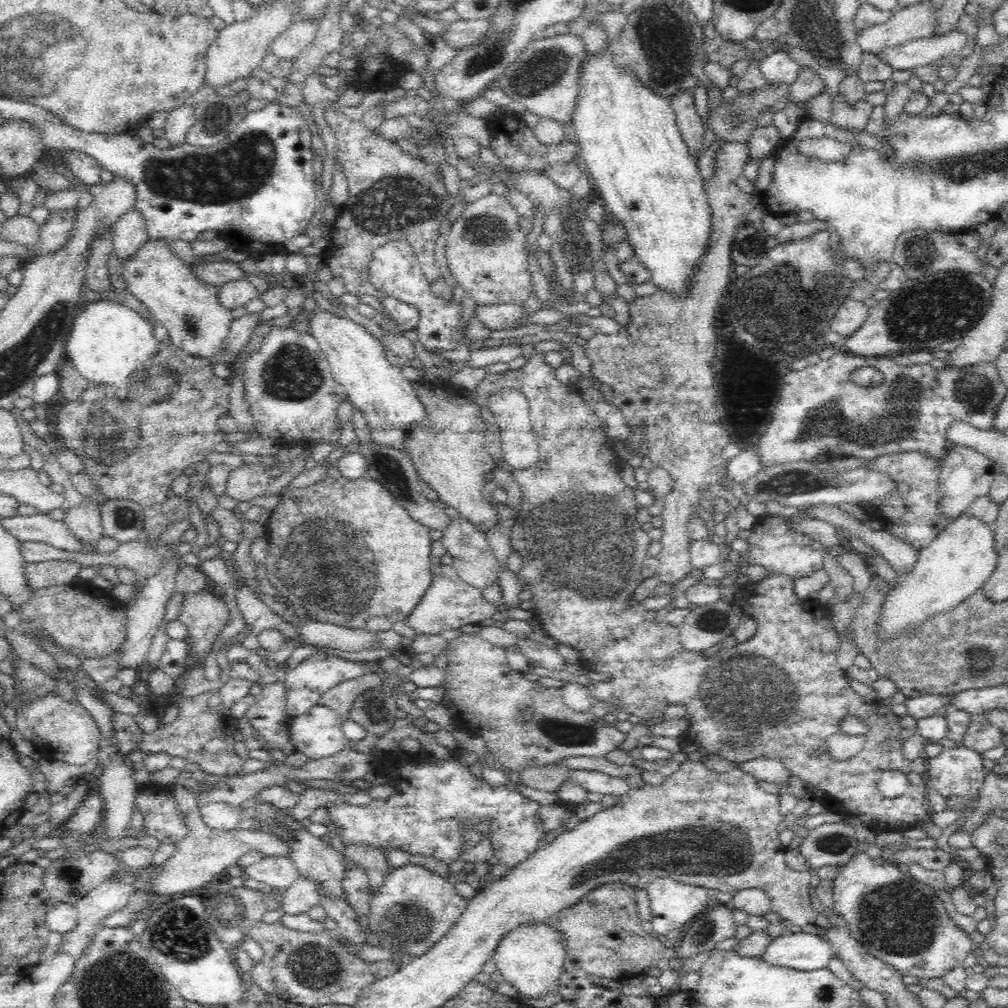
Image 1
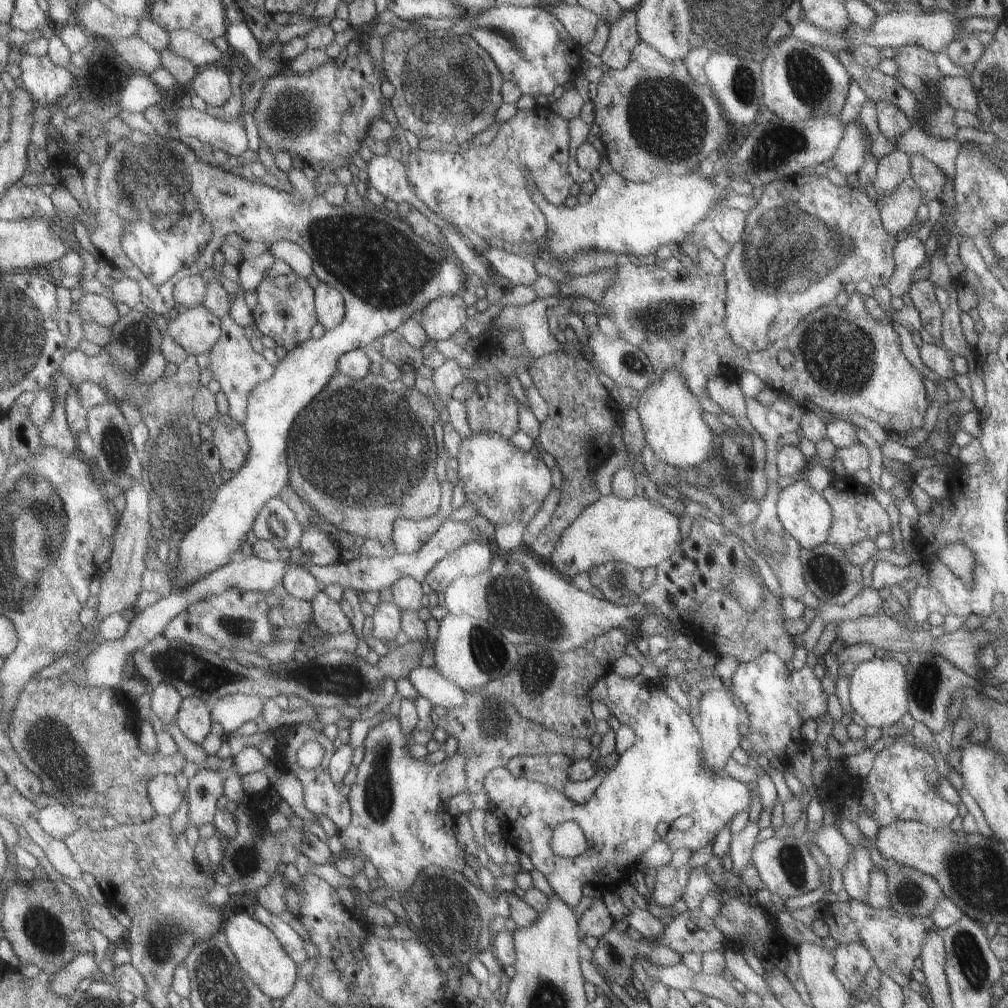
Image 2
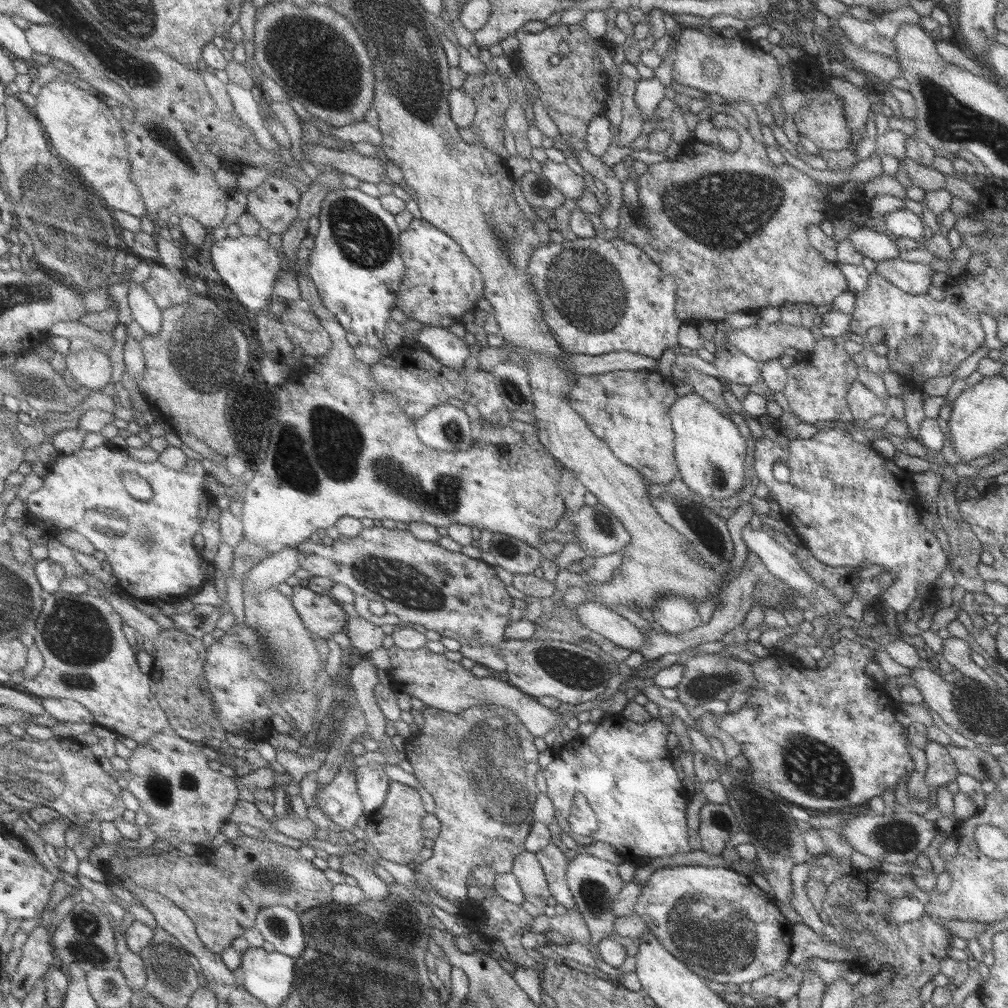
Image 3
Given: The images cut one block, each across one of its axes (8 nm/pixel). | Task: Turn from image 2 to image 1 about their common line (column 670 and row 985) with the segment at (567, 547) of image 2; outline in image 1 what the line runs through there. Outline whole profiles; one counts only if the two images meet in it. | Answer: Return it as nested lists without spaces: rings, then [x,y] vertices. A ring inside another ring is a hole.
[[[546,921],[526,923],[513,928],[499,940],[495,953],[493,954],[493,959],[496,961],[497,972],[503,976],[503,980],[510,982],[520,995],[528,999],[538,998],[539,996],[544,998],[544,996],[553,992],[558,977],[563,972],[565,946],[560,933],[550,927]]]

